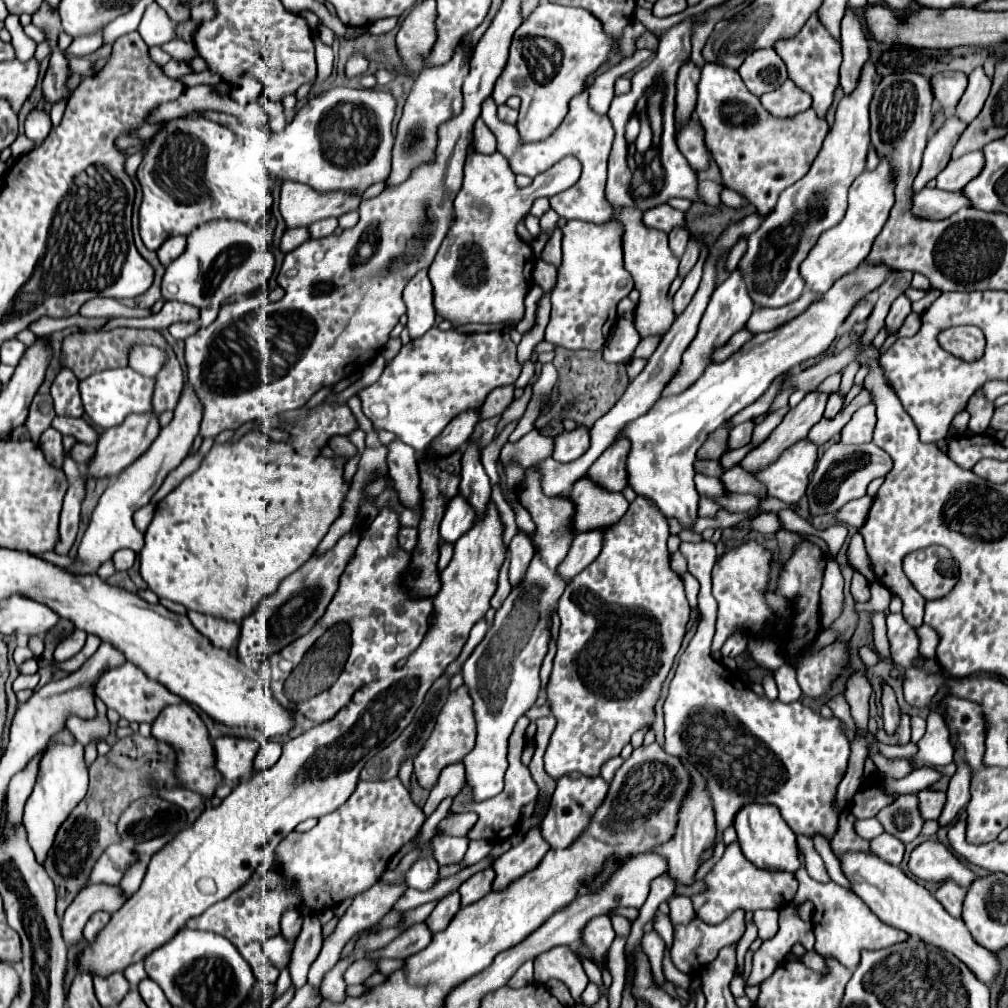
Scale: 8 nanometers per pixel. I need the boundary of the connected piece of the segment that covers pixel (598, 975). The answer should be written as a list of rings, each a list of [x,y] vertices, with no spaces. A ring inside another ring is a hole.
[[[577,950],[575,951],[575,954],[579,956],[579,959],[581,960],[584,970],[589,978],[589,981],[595,983],[599,987],[599,989],[601,989],[600,991],[602,994],[607,995],[608,990],[602,982],[603,980],[601,969],[591,961],[587,960],[586,958],[583,958]]]

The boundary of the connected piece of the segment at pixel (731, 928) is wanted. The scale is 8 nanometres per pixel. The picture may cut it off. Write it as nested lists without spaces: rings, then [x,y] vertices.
[[[737,908],[723,922],[719,922],[715,926],[709,926],[709,924],[701,922],[699,918],[693,918],[689,924],[673,926],[673,928],[675,928],[675,934],[673,934],[673,946],[671,946],[671,960],[677,970],[681,970],[685,974],[695,974],[695,962],[703,968],[717,958],[721,948],[733,946],[739,942],[739,938],[745,932],[745,910]]]

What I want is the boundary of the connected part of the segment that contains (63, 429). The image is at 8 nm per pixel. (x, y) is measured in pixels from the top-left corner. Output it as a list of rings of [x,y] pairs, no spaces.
[[[57,416],[53,420],[53,428],[59,430],[61,434],[73,436],[77,442],[97,444],[97,440],[99,440],[99,432],[91,424],[87,424],[83,418],[61,418],[61,416]]]

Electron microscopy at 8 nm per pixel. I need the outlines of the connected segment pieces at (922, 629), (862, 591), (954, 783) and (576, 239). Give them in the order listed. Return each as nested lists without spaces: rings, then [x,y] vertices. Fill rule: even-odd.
[[[921,624],[919,628],[915,628],[915,632],[917,632],[919,640],[921,640],[921,654],[925,658],[935,658],[935,652],[931,652],[931,650],[935,650],[937,644],[939,644],[937,632],[927,624]]]
[[[855,572],[853,574],[853,582],[851,582],[851,594],[855,598],[855,602],[867,602],[869,600],[869,582],[863,574]]]
[[[955,752],[955,764],[957,764],[957,774],[949,782],[945,808],[941,810],[941,816],[937,818],[939,828],[949,826],[957,818],[957,812],[963,806],[967,806],[967,802],[969,802],[969,780],[971,780],[971,772],[969,772],[969,766],[965,764],[961,752]]]
[[[569,220],[561,226],[563,240],[561,252],[563,260],[557,268],[557,286],[551,292],[551,322],[545,332],[547,342],[555,342],[557,346],[565,346],[569,350],[601,350],[611,328],[617,322],[617,302],[633,290],[633,280],[629,272],[623,268],[623,252],[621,252],[621,222],[609,220],[605,224],[593,224],[583,220]]]

